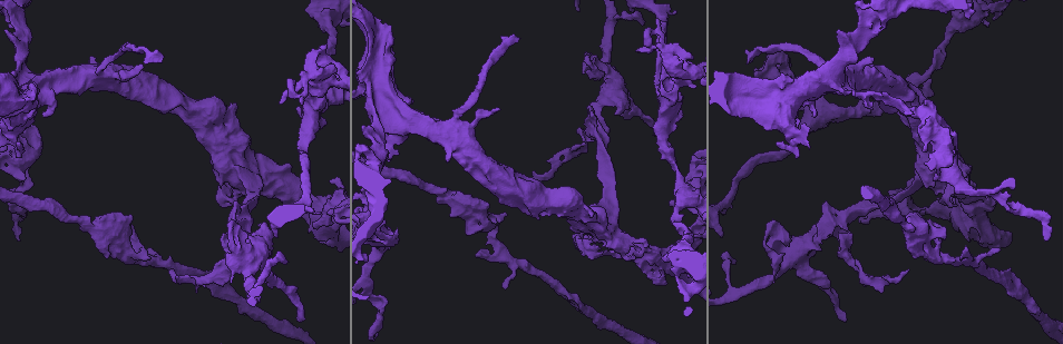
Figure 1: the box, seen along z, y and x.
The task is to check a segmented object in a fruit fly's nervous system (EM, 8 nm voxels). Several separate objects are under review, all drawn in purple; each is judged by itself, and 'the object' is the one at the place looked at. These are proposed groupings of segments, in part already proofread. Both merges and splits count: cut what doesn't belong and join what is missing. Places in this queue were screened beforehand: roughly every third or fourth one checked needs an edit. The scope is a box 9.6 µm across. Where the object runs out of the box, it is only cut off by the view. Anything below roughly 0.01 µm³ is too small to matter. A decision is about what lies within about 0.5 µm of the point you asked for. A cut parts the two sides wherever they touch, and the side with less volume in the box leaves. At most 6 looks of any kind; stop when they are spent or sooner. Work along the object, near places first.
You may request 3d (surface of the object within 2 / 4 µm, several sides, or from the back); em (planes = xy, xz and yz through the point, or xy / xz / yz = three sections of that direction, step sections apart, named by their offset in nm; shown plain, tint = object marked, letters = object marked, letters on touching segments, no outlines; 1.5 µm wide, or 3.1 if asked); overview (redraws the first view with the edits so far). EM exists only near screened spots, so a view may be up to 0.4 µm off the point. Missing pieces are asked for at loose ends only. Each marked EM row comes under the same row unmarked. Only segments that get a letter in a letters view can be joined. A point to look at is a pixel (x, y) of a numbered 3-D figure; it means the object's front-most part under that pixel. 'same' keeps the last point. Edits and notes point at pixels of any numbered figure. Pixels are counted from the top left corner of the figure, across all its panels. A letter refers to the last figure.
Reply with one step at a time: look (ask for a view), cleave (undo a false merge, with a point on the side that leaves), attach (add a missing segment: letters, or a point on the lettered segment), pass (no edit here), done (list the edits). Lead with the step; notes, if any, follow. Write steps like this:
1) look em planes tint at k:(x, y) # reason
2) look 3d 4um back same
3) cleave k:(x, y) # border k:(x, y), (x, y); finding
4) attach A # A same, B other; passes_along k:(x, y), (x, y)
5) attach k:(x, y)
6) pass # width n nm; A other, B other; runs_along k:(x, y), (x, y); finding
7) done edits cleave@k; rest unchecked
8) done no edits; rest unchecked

look 3d 2um at 1:(150, 249) # branch stops here

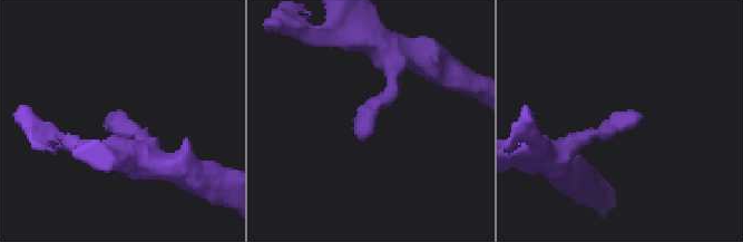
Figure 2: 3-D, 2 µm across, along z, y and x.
look em xz step 8 letters at 2:(638, 114) # shape alone is not enough

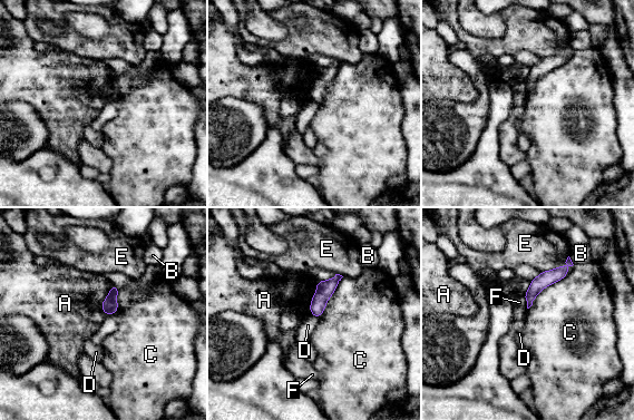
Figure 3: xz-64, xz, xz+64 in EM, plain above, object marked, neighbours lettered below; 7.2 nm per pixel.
look em planes letters same

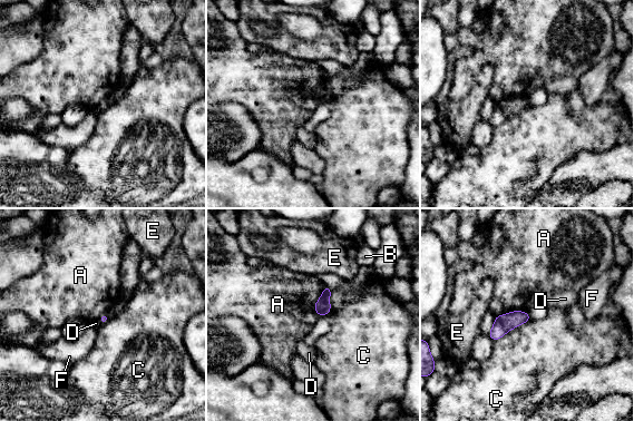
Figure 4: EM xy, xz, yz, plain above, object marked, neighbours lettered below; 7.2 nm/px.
pass # A other, B other, C other, D other, E other, F other; border 4:(527, 311), (509, 311), (496, 316); none of them fits

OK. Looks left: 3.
look em planes tint at 1:(582, 151)

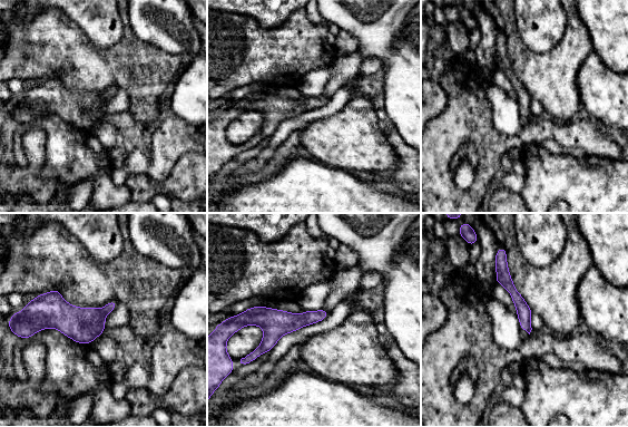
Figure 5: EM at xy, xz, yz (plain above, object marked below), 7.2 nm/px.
look em planes letters same

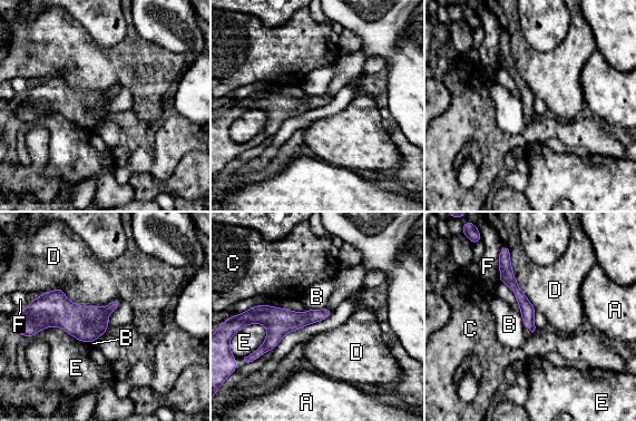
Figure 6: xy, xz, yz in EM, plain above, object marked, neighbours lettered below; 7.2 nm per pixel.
pass # A other, B other, C other, D other, E other, F other; border 6:(325, 306), (307, 310); one neuron here

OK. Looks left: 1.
look em planes letters at 1:(280, 102) # branch stops here

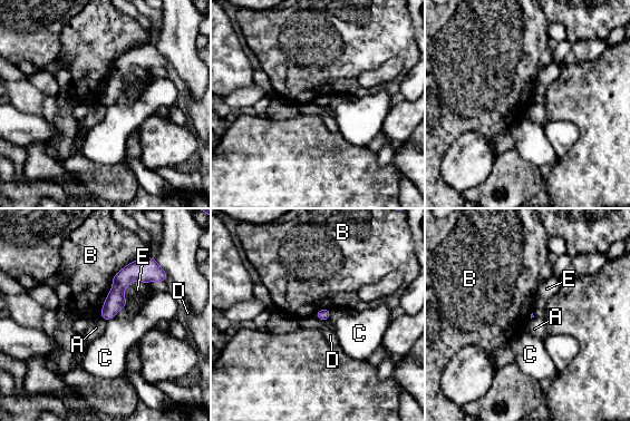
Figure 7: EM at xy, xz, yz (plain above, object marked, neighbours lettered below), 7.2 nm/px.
pass # longest_contact B 260 nm; A other, B other, C other, D other, E other; no lettered segment goes on from it

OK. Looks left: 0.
done no edits; rest unchecked

